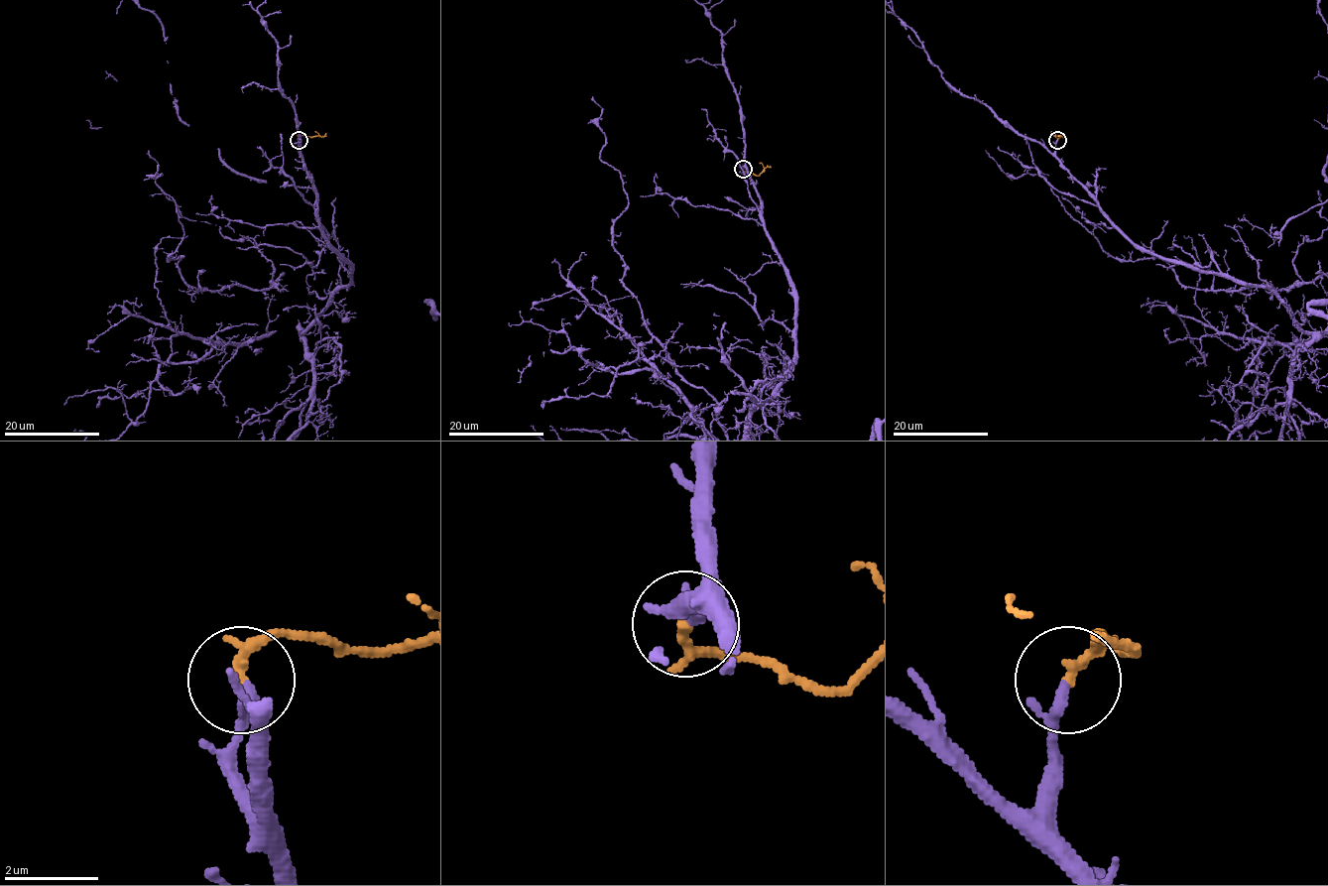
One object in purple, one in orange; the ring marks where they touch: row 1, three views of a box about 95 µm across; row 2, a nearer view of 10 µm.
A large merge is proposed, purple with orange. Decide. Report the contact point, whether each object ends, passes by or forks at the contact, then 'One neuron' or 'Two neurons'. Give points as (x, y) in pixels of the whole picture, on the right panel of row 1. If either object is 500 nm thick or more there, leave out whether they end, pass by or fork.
Place: (1057, 140). At the ring purple ends. At the ring orange passes by. One neuron

